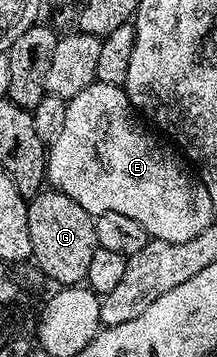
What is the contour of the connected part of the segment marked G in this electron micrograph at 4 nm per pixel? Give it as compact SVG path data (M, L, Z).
M42 189L28 200L28 224L32 259L40 271L56 285L80 285L87 280L90 260L94 257L96 220L78 201L70 201L66 193Z

